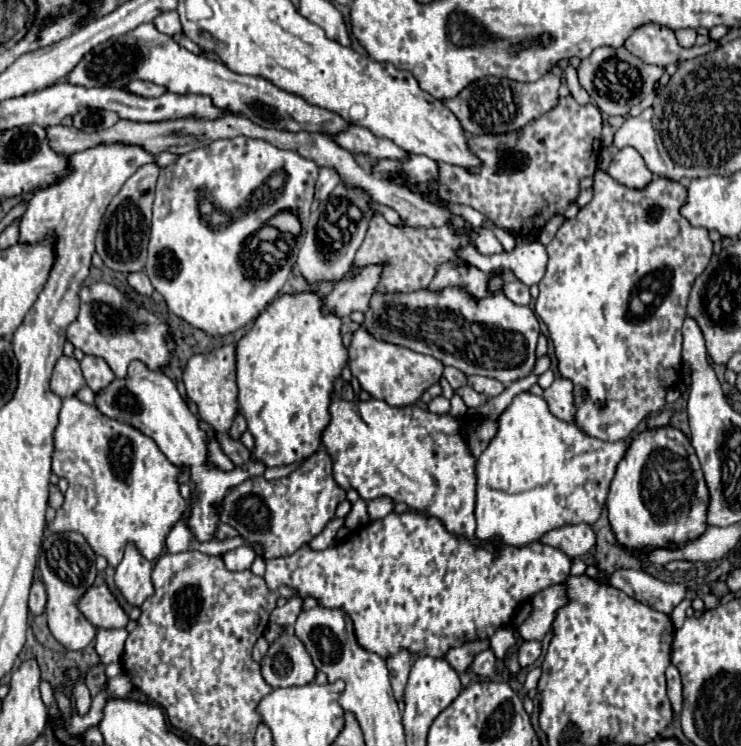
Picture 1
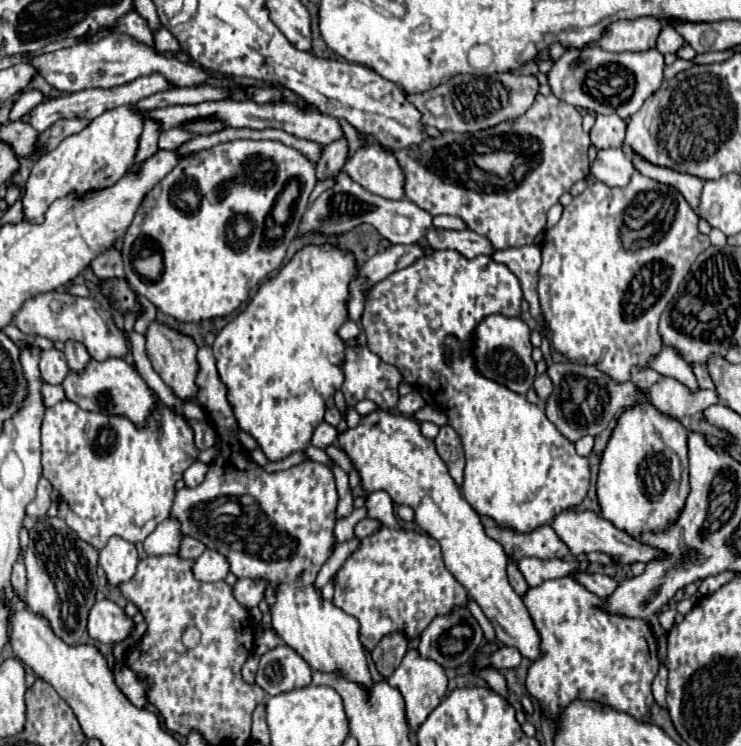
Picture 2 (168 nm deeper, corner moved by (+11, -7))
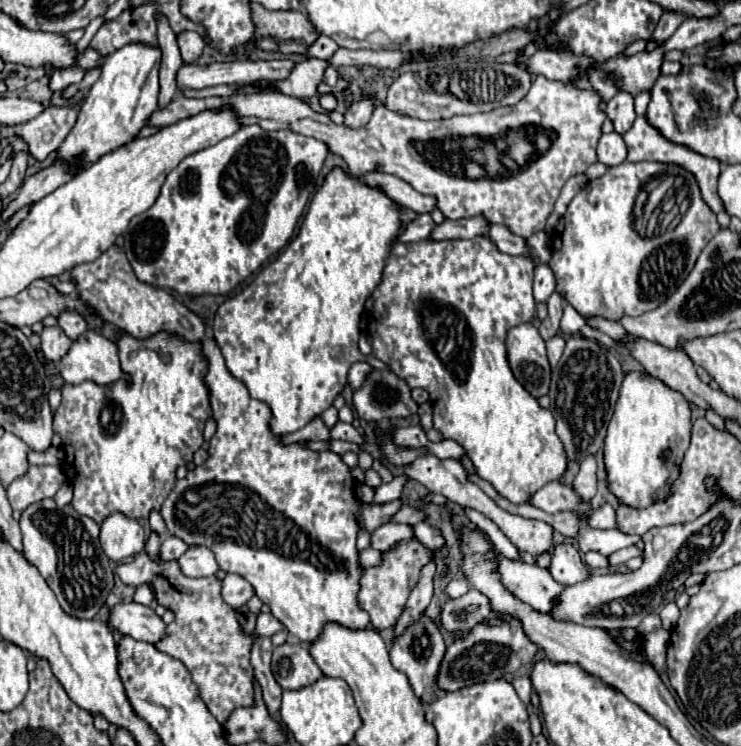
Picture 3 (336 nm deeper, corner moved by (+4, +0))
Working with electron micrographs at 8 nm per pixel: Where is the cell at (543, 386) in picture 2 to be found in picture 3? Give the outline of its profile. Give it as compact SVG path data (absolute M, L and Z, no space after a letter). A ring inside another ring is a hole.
M554 336L546 342L546 350L548 350L548 360L550 360L550 366L554 368L564 352L564 340L560 336Z

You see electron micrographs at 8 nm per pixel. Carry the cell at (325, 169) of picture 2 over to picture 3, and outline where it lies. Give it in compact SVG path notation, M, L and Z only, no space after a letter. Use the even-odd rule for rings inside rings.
M362 98L360 102L352 102L350 110L344 114L344 124L348 124L348 128L360 128L360 124L368 124L372 112L374 112L372 98Z

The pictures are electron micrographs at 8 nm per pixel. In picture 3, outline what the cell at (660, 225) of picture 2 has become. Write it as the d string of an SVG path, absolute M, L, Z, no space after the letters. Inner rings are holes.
M624 162L608 168L604 176L588 182L588 192L584 188L568 204L566 214L556 226L556 242L552 242L552 258L548 266L556 276L556 292L572 304L580 316L602 316L606 320L640 316L658 308L660 296L664 302L676 292L694 268L702 248L718 230L716 214L704 204L696 178L690 172L680 166L660 162Z

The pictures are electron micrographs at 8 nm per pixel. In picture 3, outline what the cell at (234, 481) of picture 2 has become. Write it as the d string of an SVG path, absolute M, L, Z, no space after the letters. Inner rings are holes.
M206 336L206 338L202 340L202 356L204 356L204 360L208 360L208 370L206 370L204 382L206 382L206 386L208 386L208 390L210 390L210 406L212 406L212 412L214 412L214 420L218 422L218 430L216 430L216 434L214 434L212 440L210 440L210 448L208 448L208 454L210 454L210 456L208 456L208 460L206 460L202 466L190 470L190 472L186 474L186 478L178 480L176 486L172 488L172 492L168 494L168 498L166 498L164 504L162 504L160 514L162 514L162 518L164 518L166 526L168 526L168 532L170 532L172 536L182 538L186 544L206 544L206 546L216 554L216 560L218 560L220 568L222 568L224 572L232 572L232 574L238 574L238 576L242 576L244 580L248 580L248 582L254 586L256 596L258 596L264 604L268 604L270 610L272 610L272 614L284 624L284 628L286 628L290 634L294 634L294 636L296 636L300 642L304 642L304 644L312 644L314 640L318 640L318 638L320 638L320 632L324 630L324 624L330 624L330 622L340 624L340 626L350 628L350 630L364 630L364 628L368 628L368 626L370 626L370 616L368 616L368 612L360 610L360 608L358 608L358 602L356 602L358 580L360 580L360 574L362 574L362 566L358 564L356 534L358 534L360 526L364 526L368 532L372 532L372 530L376 530L378 526L390 522L392 516L394 516L394 512L398 512L398 508L400 508L400 500L394 500L394 502L382 504L382 506L360 504L360 502L356 500L356 496L354 496L354 480L352 480L352 476L350 476L350 468L342 462L342 458L340 458L338 454L334 454L334 452L330 452L330 450L326 450L326 452L312 452L312 450L304 448L302 444L282 446L282 444L278 442L278 438L276 438L276 436L270 432L270 428L268 428L270 408L268 408L264 402L254 400L254 398L250 396L248 388L228 372L226 360L224 360L224 356L222 356L222 352L220 352L220 346L216 344L216 340L214 340L212 336ZM358 512L362 514L360 520L356 518Z

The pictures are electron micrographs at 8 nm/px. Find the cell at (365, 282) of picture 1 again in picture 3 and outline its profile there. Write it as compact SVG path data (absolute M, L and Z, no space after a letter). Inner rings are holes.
M464 218L464 220L444 220L436 224L428 234L428 240L458 240L486 234L488 222L484 218Z

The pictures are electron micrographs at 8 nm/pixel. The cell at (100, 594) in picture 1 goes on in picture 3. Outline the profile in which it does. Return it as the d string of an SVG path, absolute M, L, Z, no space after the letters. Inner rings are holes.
M120 602L110 608L108 626L124 636L132 636L134 640L144 640L156 644L164 636L164 622L156 612L148 606L136 602Z

